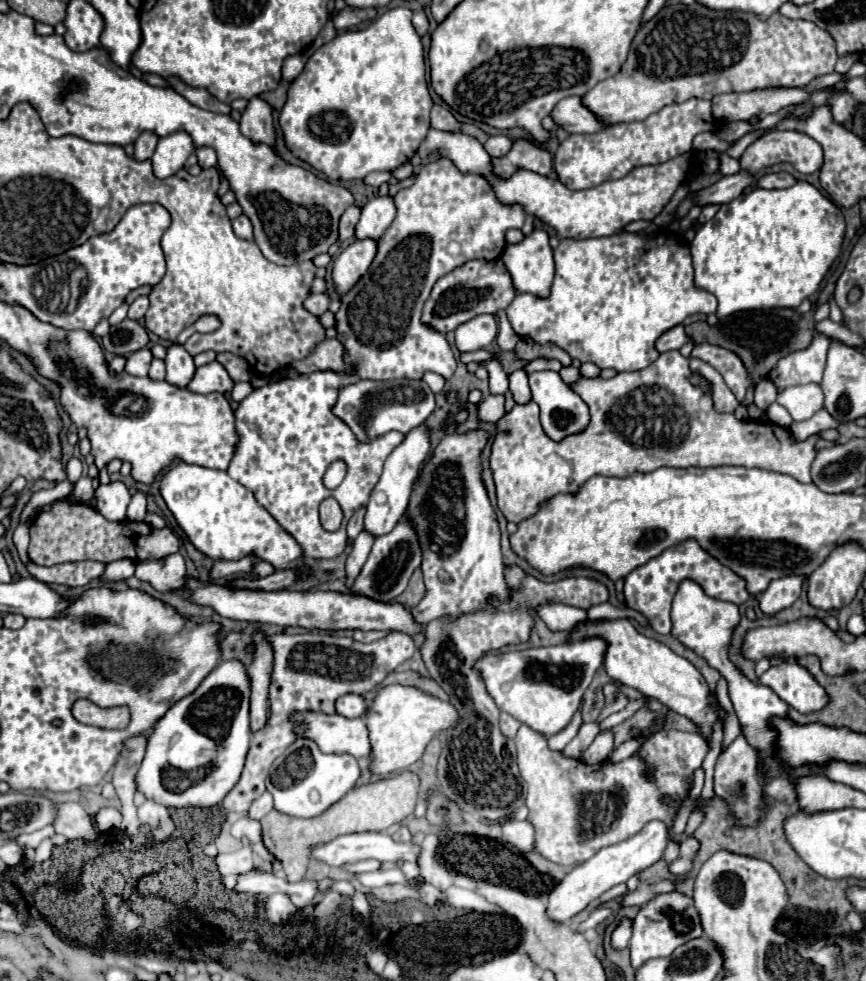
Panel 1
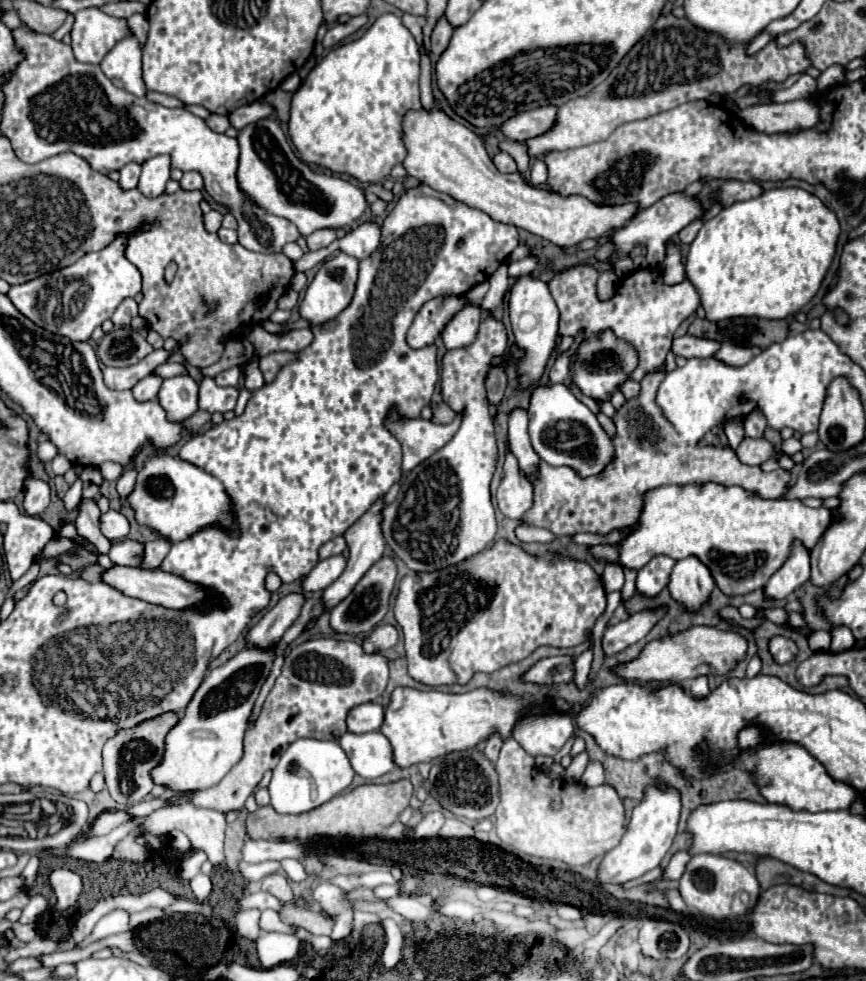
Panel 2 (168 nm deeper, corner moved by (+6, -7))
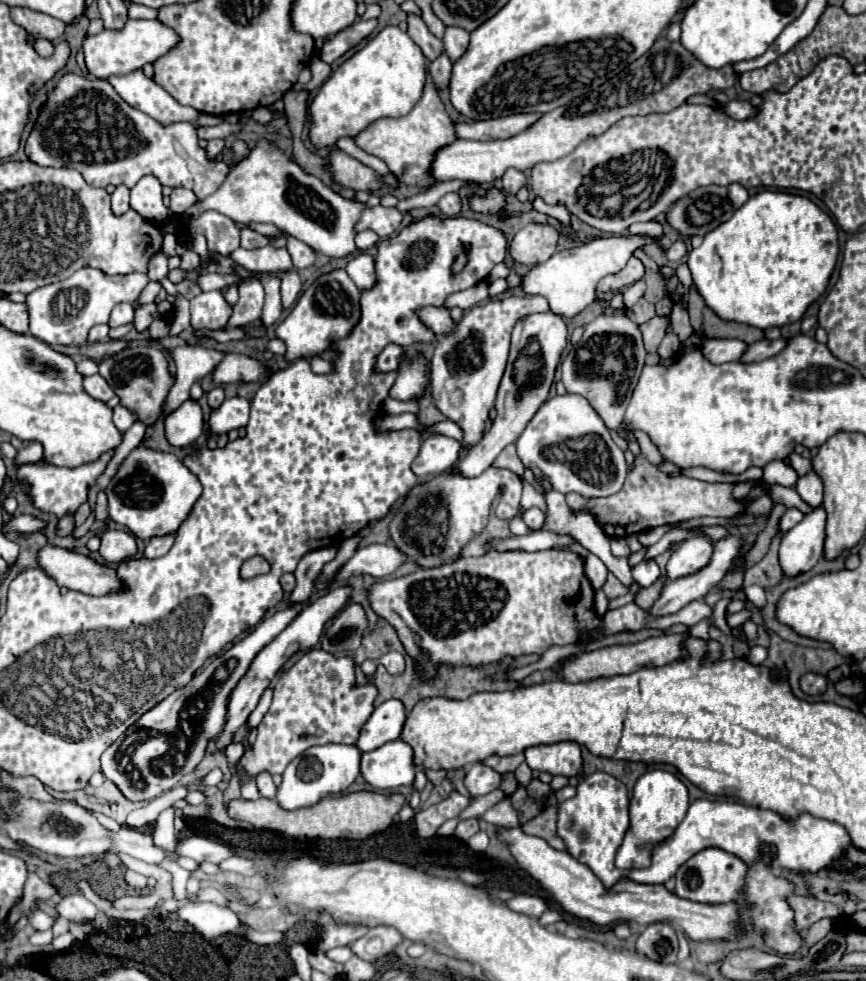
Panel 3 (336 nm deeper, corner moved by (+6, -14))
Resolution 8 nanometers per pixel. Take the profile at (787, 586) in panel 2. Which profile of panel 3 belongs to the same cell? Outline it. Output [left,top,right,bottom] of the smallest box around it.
[780,507,826,575]

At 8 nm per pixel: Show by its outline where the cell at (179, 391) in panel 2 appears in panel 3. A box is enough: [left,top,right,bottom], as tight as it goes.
[166,399,204,447]

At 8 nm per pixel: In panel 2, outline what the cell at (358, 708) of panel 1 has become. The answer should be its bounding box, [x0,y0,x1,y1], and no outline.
[346,702,384,734]

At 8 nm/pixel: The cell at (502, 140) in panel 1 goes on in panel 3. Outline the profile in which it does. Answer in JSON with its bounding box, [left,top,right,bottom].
[502,169,526,195]

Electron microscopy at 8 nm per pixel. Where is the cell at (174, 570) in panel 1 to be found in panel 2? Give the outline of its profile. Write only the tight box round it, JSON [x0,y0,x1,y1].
[138,540,170,570]

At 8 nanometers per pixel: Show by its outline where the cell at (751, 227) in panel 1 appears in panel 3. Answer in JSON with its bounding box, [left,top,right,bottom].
[688,191,838,329]

